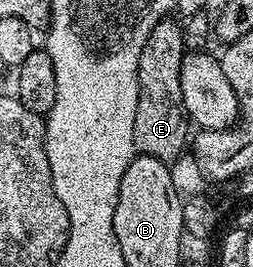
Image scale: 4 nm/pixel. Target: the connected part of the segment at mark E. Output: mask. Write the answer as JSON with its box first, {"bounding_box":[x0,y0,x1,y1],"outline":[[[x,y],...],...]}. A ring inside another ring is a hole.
{"bounding_box":[135,18,189,166],"outline":[[[164,18],[157,22],[157,26],[153,26],[153,30],[149,34],[149,38],[145,42],[145,46],[141,50],[141,58],[137,62],[137,82],[139,83],[139,101],[137,102],[137,118],[135,119],[135,147],[144,156],[152,156],[157,158],[161,163],[168,166],[174,165],[174,160],[183,152],[183,147],[188,147],[189,136],[187,140],[187,128],[189,129],[189,121],[187,113],[183,110],[183,95],[181,94],[181,62],[185,55],[183,46],[183,24],[180,21],[171,20],[172,18]]]}

